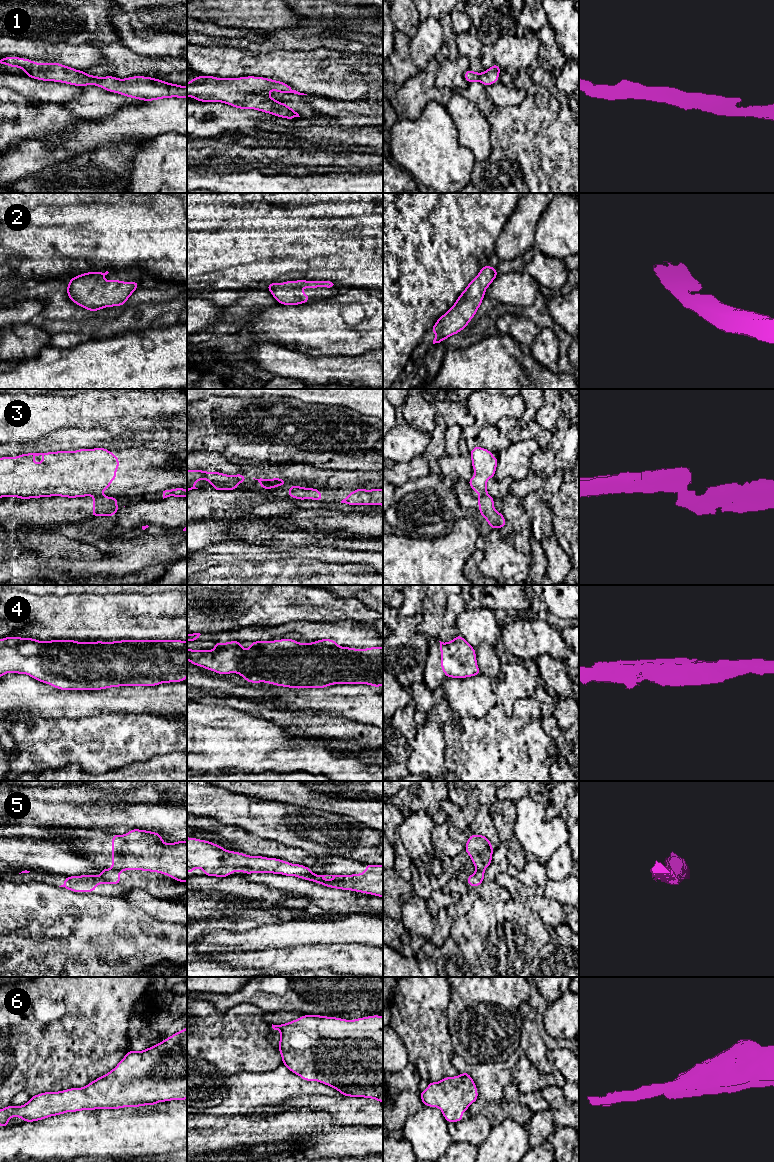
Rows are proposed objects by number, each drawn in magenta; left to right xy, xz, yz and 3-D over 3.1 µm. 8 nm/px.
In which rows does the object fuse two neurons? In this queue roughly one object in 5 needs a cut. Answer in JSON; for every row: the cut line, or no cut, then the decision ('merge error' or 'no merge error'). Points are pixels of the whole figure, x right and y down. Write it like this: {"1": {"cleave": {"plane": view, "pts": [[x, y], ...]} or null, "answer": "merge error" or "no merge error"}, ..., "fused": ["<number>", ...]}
{"1": {"cleave": null, "answer": "no merge error"}, "2": {"cleave": null, "answer": "no merge error"}, "3": {"cleave": {"plane": "xy", "pts": [[102, 495], [94, 497]]}, "answer": "merge error"}, "4": {"cleave": null, "answer": "no merge error"}, "5": {"cleave": {"plane": "xy", "pts": [[112, 868], [120, 870]]}, "answer": "merge error"}, "6": {"cleave": null, "answer": "no merge error"}, "fused": ["3", "5"]}

